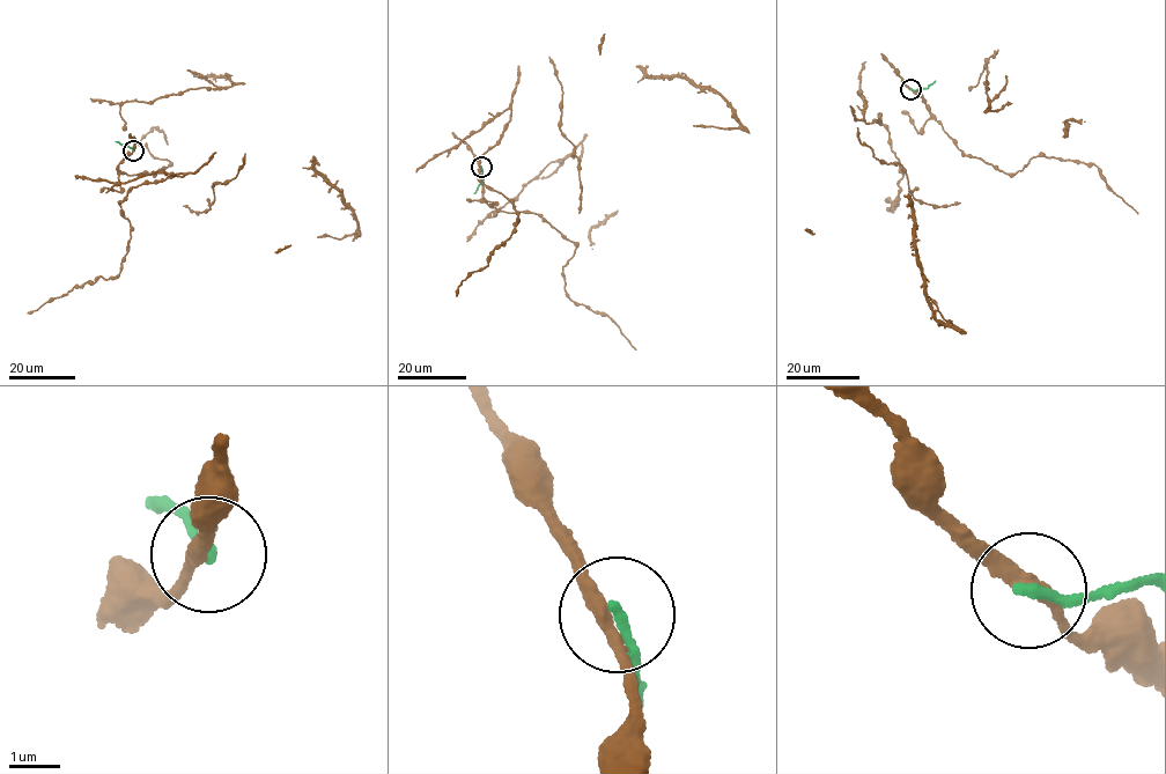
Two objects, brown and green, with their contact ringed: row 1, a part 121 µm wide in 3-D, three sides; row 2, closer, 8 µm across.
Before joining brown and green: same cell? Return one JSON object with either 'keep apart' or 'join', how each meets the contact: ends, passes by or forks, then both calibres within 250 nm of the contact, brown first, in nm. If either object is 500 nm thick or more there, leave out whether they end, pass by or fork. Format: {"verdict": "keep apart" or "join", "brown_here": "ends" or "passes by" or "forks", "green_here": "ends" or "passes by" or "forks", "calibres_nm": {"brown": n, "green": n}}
{"verdict": "keep apart", "brown_here": "passes by", "green_here": "ends", "calibres_nm": {"brown": 260, "green": 200}}

